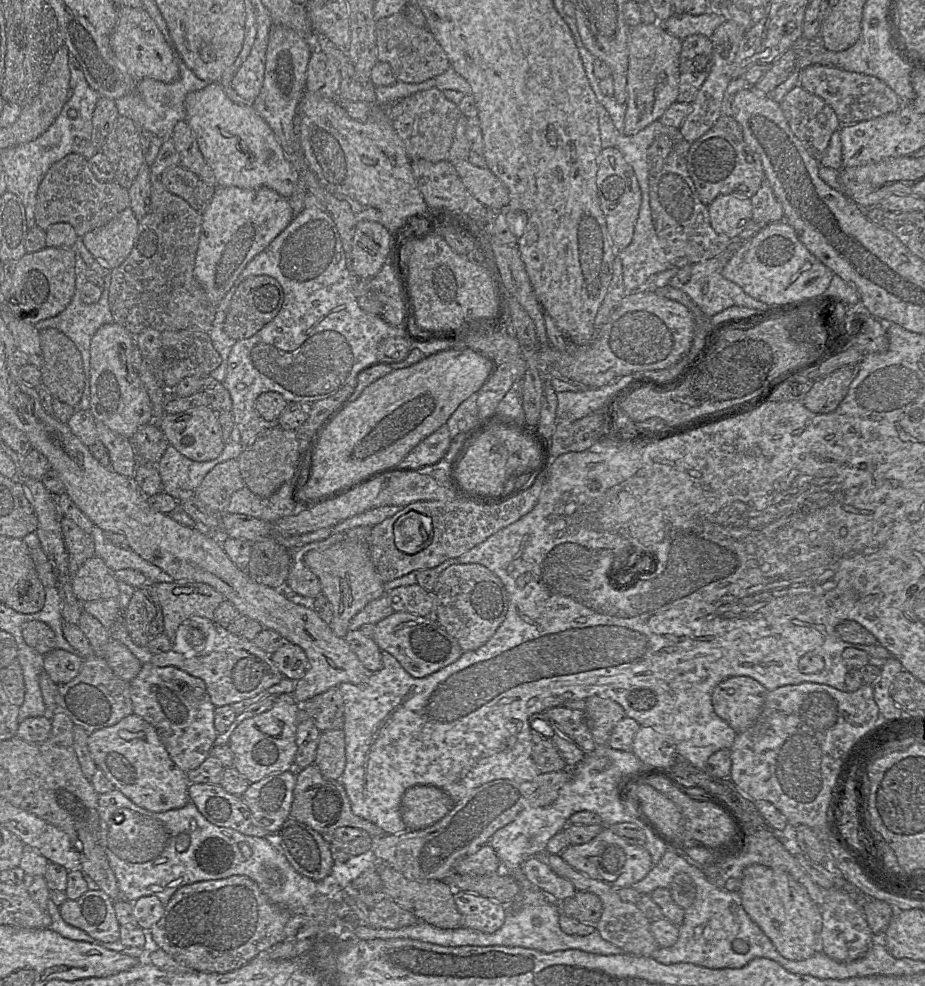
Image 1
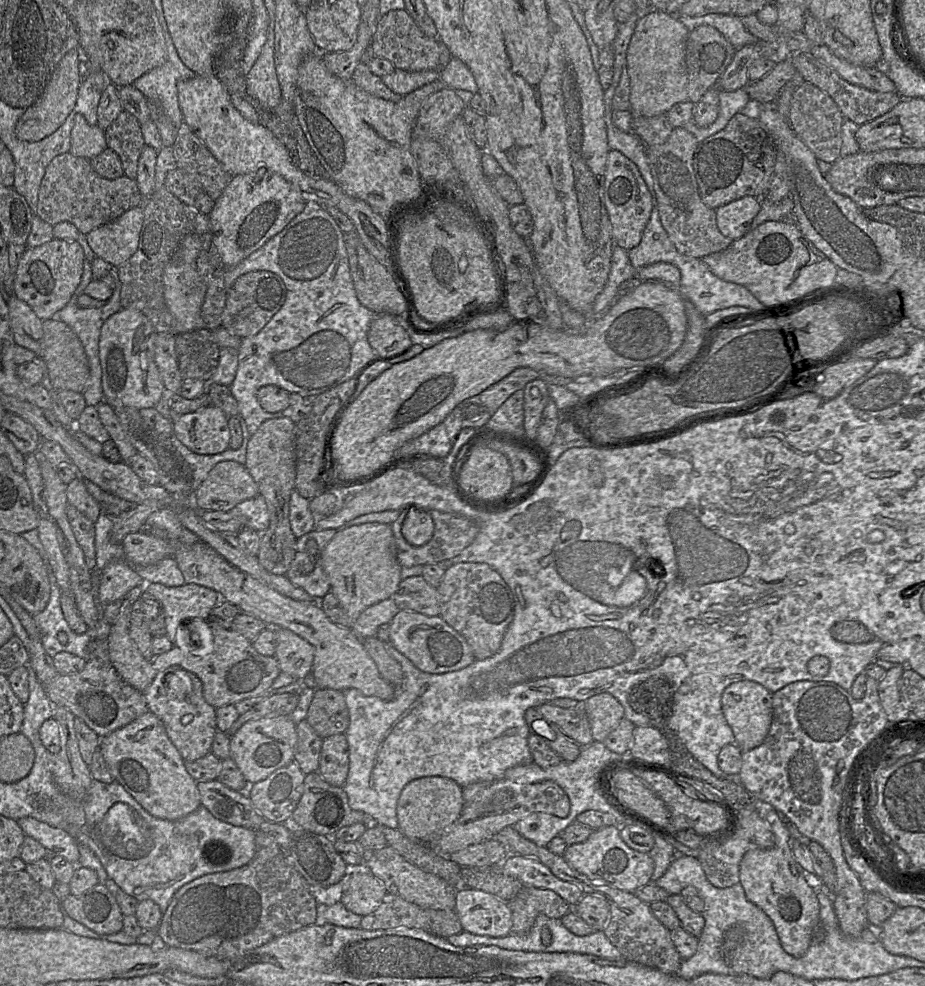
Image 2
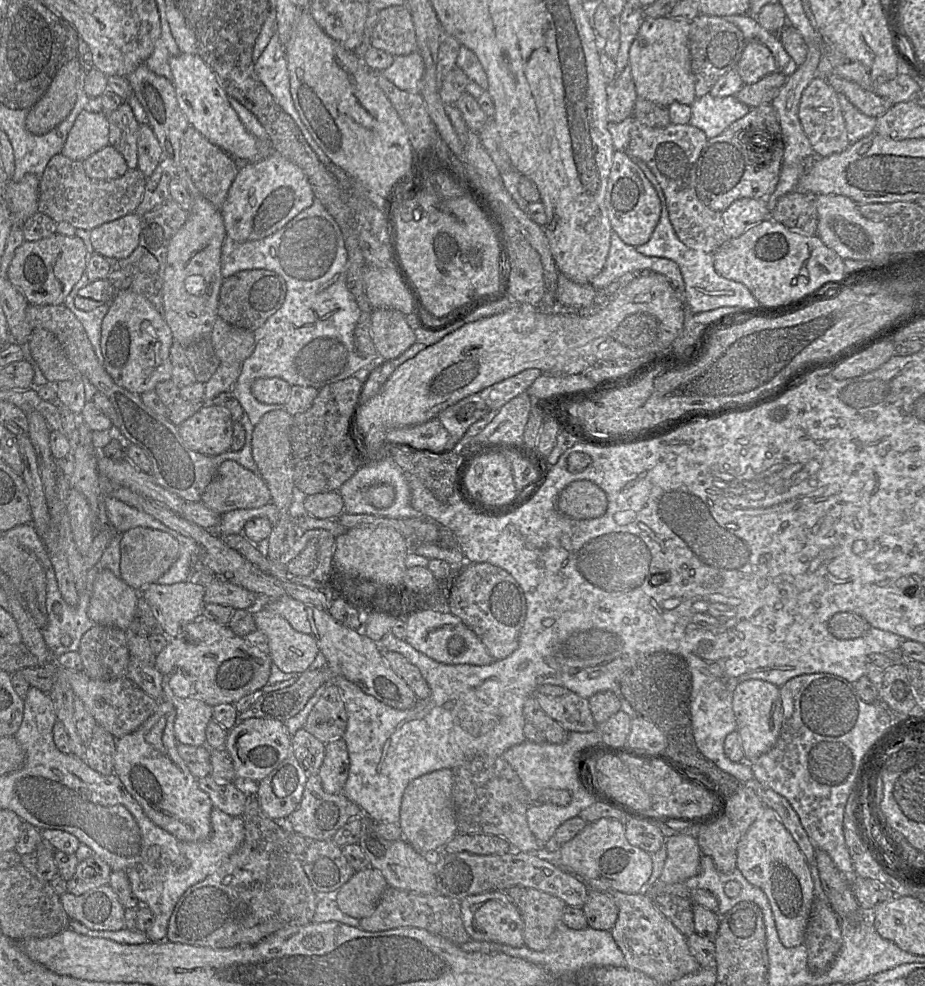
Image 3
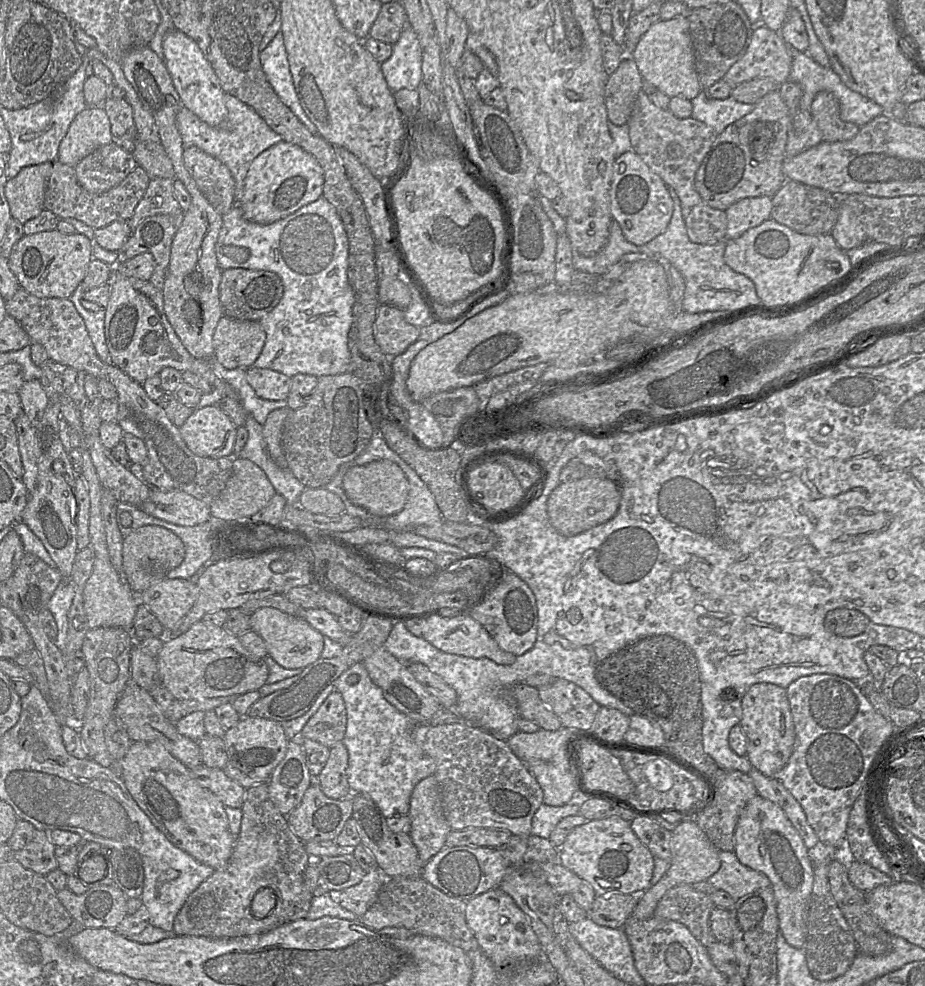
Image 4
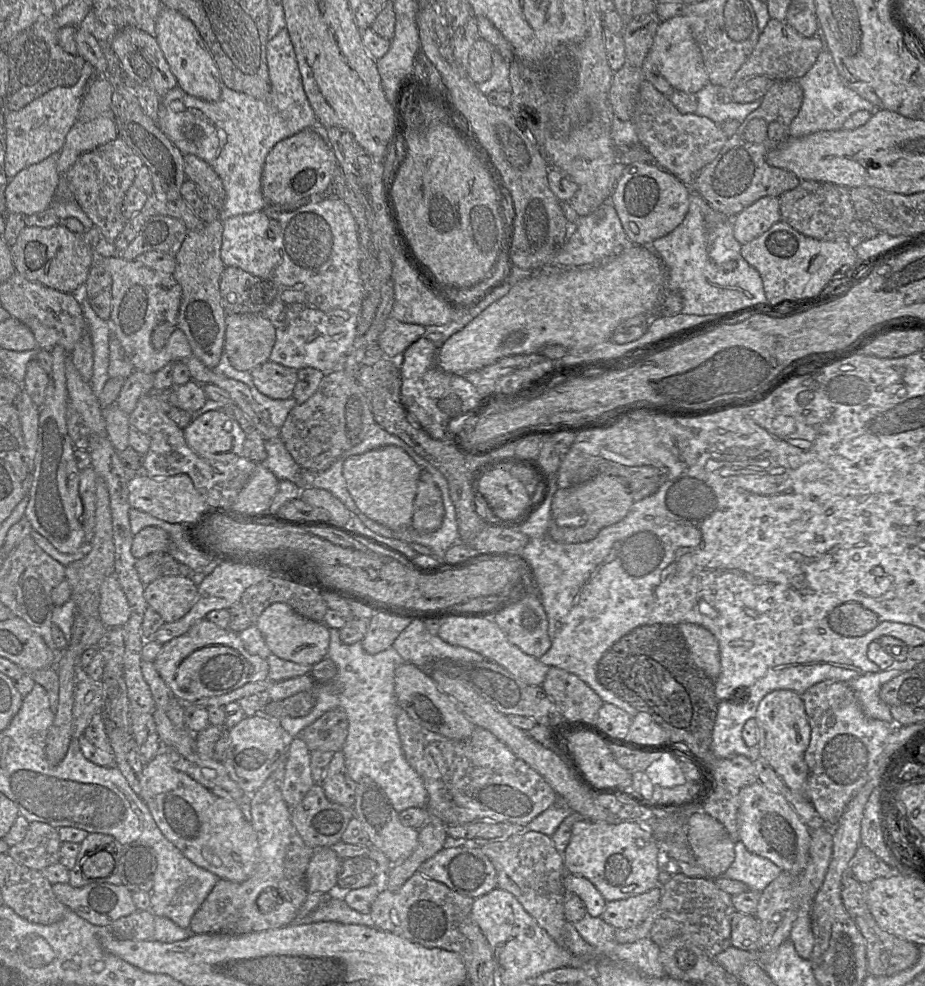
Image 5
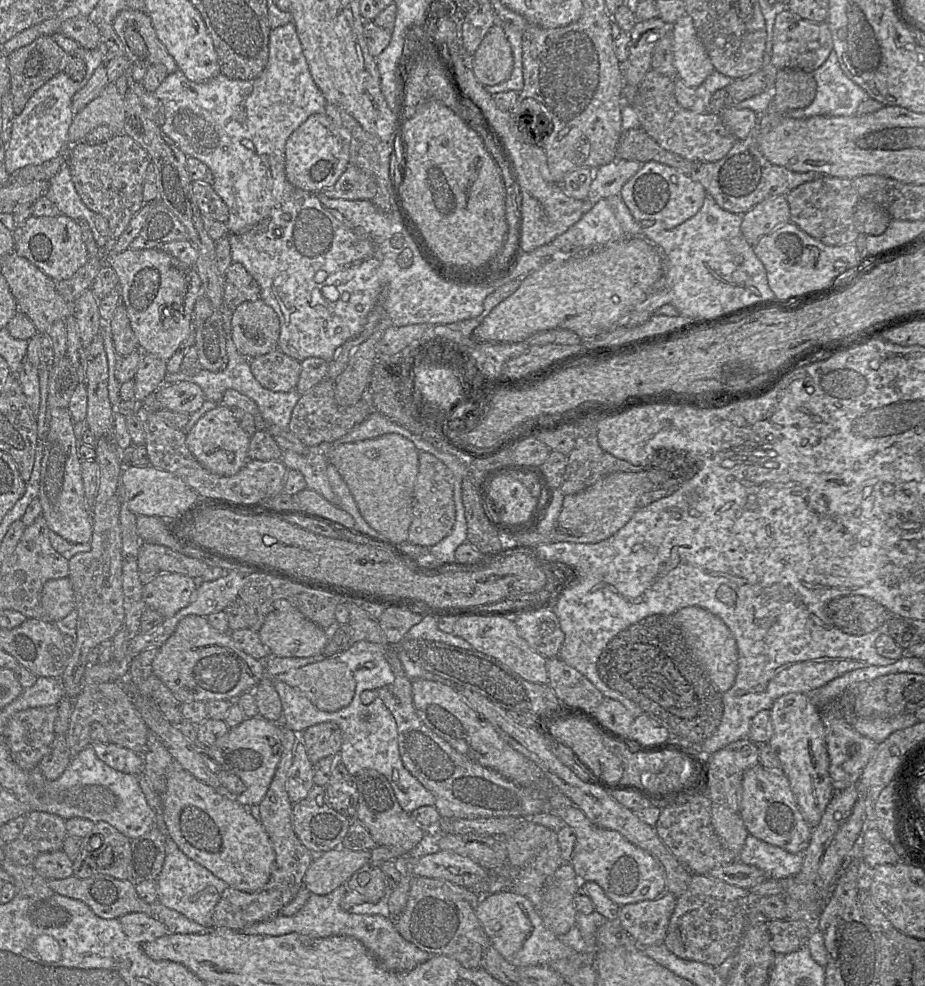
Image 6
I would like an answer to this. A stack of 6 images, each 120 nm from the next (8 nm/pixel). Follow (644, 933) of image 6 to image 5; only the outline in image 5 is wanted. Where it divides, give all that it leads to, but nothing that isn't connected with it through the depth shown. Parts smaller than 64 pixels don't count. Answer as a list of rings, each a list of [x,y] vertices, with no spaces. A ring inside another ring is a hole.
[[[655,887],[627,899],[610,901],[606,903],[600,917],[615,929],[628,929],[638,925],[645,917],[645,913],[658,905],[660,898],[660,887]]]

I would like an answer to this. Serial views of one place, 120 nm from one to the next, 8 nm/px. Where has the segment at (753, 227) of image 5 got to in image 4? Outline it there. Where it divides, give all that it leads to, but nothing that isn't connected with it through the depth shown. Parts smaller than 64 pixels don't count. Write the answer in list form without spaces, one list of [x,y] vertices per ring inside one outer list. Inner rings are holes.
[[[772,197],[743,198],[725,210],[727,216],[726,239],[740,237],[750,228],[771,218]]]

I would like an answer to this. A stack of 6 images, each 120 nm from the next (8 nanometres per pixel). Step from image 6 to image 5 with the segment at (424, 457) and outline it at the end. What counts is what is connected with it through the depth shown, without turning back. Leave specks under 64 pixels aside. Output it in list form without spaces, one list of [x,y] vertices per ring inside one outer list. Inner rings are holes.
[[[421,470],[411,527],[422,533],[438,530],[445,514],[440,489],[428,471]]]

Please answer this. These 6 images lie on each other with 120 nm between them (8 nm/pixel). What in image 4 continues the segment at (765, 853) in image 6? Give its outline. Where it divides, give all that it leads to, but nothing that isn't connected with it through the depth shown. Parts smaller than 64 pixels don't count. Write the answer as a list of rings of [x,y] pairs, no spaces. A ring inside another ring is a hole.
[[[719,851],[720,867],[706,882],[727,892],[735,901],[770,886],[765,874],[741,864],[733,851]]]

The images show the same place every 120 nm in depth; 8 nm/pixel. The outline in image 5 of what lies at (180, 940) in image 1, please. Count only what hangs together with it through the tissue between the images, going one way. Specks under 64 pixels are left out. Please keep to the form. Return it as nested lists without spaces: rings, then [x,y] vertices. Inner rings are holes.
[[[285,761],[267,778],[265,783],[249,796],[251,821],[257,834],[259,860],[251,876],[244,882],[232,882],[219,879],[207,898],[193,915],[188,930],[190,934],[225,933],[247,934],[250,932],[276,929],[291,924],[308,893],[306,871],[314,850],[307,846],[291,822],[291,809],[282,795],[282,784],[285,776]],[[267,888],[274,888],[280,896],[280,903],[270,912],[261,912],[257,906],[258,896]]]

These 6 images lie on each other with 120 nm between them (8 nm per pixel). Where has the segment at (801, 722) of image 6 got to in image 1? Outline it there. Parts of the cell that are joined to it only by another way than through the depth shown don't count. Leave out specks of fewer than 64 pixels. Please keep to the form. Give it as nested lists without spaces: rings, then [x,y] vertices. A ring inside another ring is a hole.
[[[732,676],[716,685],[712,693],[715,713],[740,733],[759,717],[768,690],[749,676]]]

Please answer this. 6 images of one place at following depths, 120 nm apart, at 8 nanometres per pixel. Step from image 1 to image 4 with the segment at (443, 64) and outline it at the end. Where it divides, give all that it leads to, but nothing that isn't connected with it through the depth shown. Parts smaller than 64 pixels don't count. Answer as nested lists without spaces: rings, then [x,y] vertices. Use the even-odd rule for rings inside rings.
[[[401,2],[382,5],[369,36],[385,43],[395,44],[408,25],[408,16]]]

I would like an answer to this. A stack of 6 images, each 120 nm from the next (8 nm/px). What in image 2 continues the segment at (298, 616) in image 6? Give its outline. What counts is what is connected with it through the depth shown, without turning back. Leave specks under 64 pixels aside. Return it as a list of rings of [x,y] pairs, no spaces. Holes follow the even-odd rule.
[[[274,628],[276,649],[274,657],[283,673],[303,681],[312,669],[314,647],[291,630]]]

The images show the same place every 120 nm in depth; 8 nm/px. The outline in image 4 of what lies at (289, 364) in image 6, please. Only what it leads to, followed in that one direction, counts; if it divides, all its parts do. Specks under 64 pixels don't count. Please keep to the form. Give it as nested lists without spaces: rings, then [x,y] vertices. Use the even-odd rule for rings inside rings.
[[[256,367],[247,369],[247,382],[262,399],[286,400],[291,381],[292,378],[272,369]]]

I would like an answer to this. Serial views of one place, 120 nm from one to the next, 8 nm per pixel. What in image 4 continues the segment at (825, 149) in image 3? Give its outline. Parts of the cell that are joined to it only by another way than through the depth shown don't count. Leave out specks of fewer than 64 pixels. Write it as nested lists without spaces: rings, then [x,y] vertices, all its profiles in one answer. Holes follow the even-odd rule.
[[[827,91],[816,94],[811,104],[811,114],[822,132],[823,141],[826,142],[850,140],[860,130],[856,124],[845,122],[840,118],[839,101]]]

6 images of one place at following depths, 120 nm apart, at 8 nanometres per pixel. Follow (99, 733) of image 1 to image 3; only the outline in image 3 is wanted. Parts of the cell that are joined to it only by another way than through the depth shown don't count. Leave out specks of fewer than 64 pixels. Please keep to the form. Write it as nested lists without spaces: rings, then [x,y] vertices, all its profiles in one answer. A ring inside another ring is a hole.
[[[160,700],[154,713],[137,730],[117,740],[113,773],[153,823],[181,841],[199,842],[211,834],[214,806],[178,753],[175,718],[174,705]]]

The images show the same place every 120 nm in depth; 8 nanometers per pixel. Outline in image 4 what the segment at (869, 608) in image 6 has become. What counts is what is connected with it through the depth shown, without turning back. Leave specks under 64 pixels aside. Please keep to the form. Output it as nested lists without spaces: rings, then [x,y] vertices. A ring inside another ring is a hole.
[[[836,608],[825,617],[826,629],[839,637],[854,637],[861,634],[871,620],[856,609]]]

